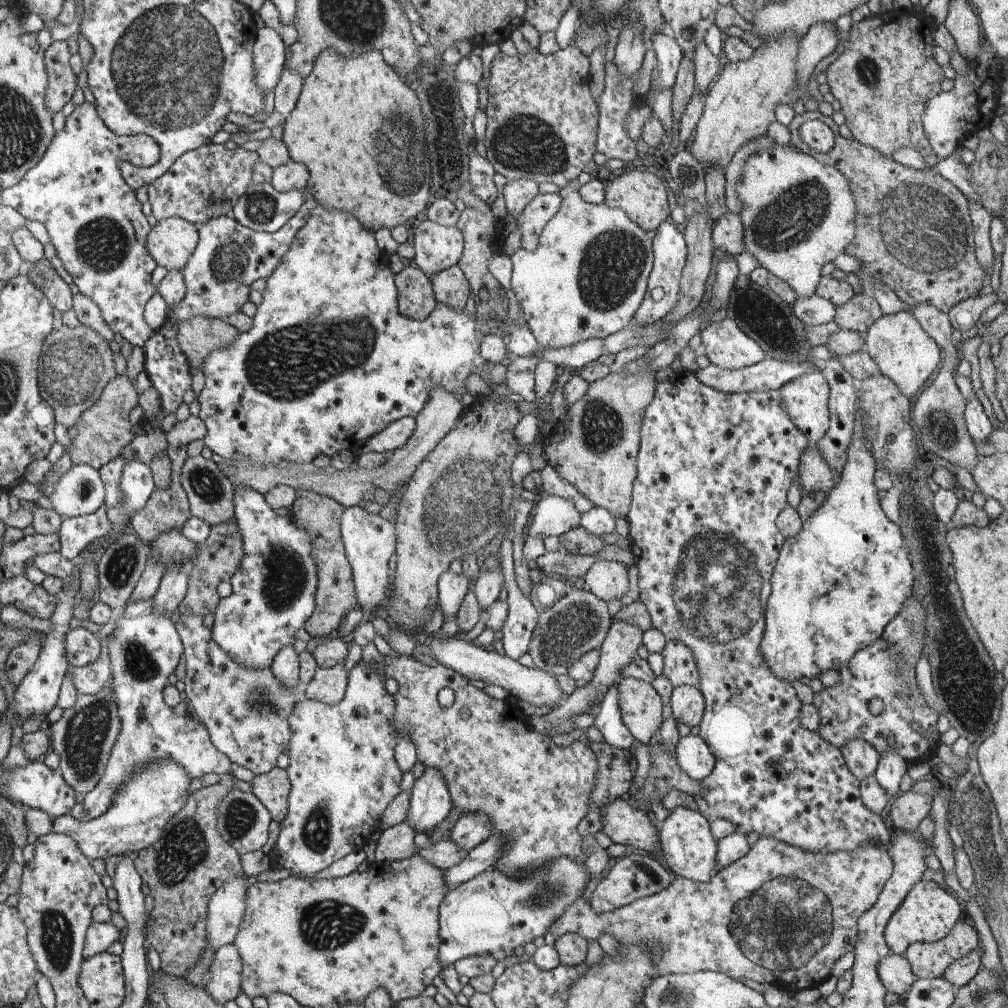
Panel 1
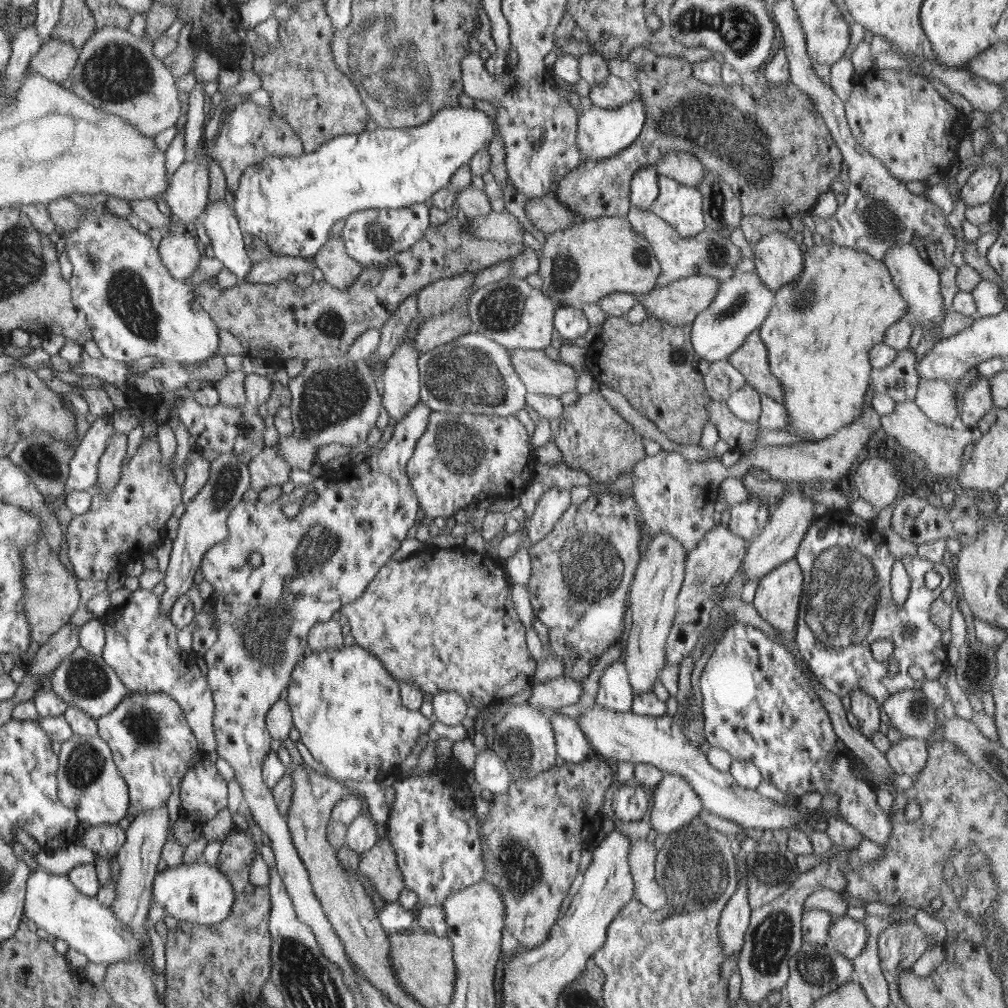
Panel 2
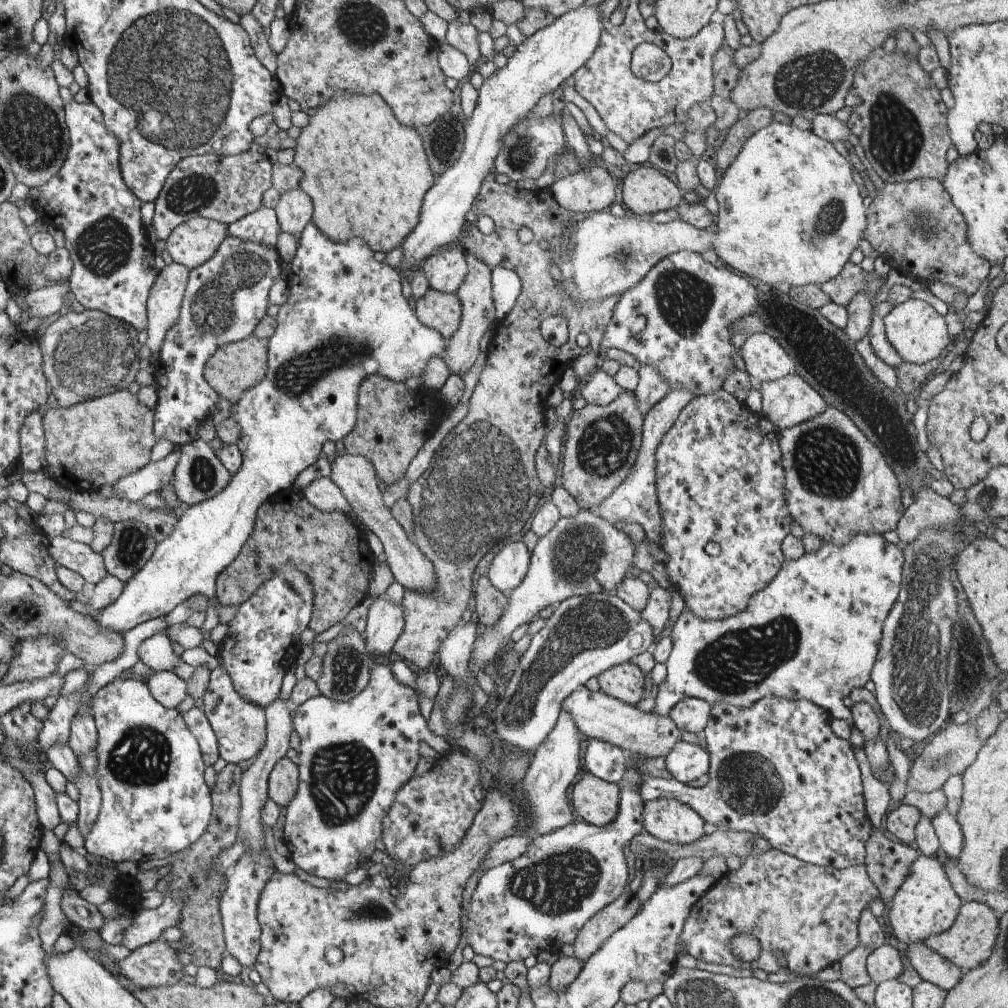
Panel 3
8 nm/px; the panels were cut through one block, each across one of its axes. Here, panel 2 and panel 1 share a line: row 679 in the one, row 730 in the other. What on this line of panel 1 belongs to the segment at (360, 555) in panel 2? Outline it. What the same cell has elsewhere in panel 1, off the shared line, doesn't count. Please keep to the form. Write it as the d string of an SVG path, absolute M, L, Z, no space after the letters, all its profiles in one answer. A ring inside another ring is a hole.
M187 613L181 614L175 628L183 643L183 655L186 660L185 692L188 700L198 715L198 719L209 730L210 740L220 752L244 768L250 769L255 775L260 775L277 766L278 756L289 748L293 732L290 732L289 720L298 702L295 688L284 684L272 672L272 669L250 669L237 663L213 636L214 627L203 625L203 618Z

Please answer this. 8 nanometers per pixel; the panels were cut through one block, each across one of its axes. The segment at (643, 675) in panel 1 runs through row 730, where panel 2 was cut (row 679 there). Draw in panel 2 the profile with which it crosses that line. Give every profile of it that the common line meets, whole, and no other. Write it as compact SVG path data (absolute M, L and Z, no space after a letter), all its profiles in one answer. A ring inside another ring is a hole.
M619 658L614 663L607 665L599 680L595 704L606 710L628 712L633 706L634 696L636 693L629 681L625 661Z

